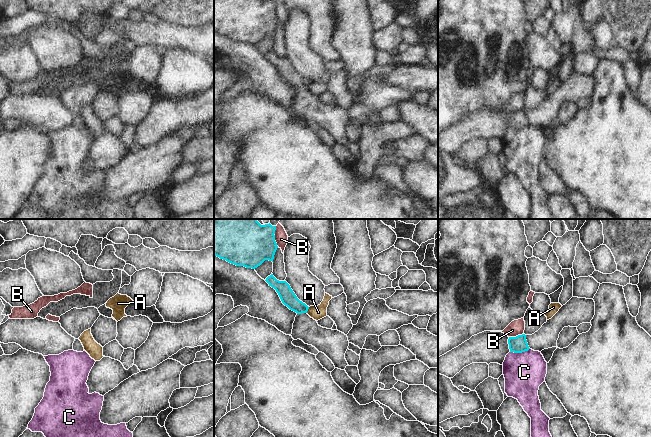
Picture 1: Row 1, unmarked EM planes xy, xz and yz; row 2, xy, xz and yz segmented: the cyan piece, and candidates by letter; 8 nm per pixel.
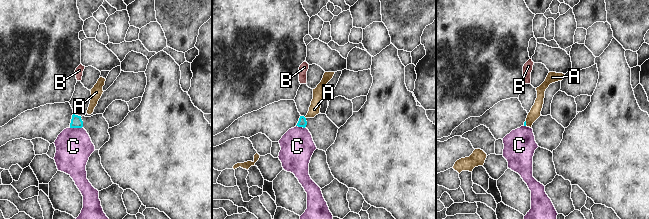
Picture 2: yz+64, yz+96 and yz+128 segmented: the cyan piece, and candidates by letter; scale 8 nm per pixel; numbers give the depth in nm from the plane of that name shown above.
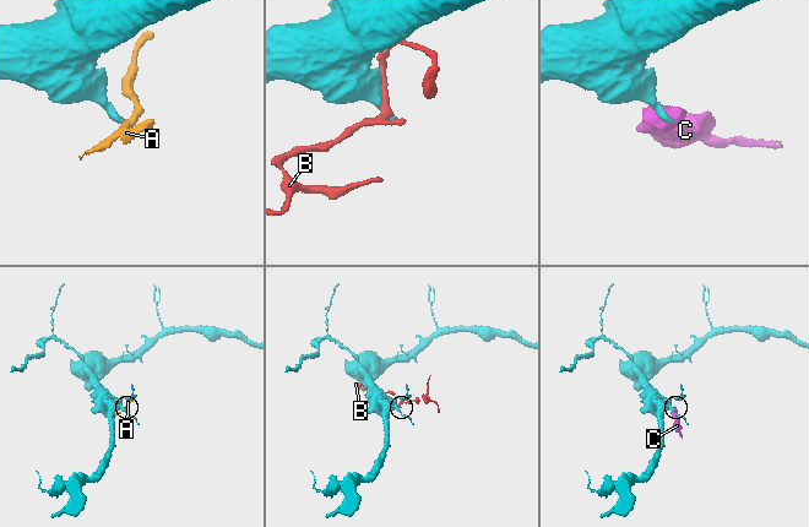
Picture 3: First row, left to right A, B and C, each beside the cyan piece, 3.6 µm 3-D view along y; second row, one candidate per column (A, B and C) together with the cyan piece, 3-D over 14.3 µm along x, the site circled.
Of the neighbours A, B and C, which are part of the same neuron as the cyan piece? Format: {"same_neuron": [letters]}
{"same_neuron": []}

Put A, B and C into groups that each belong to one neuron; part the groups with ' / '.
A / B / C

